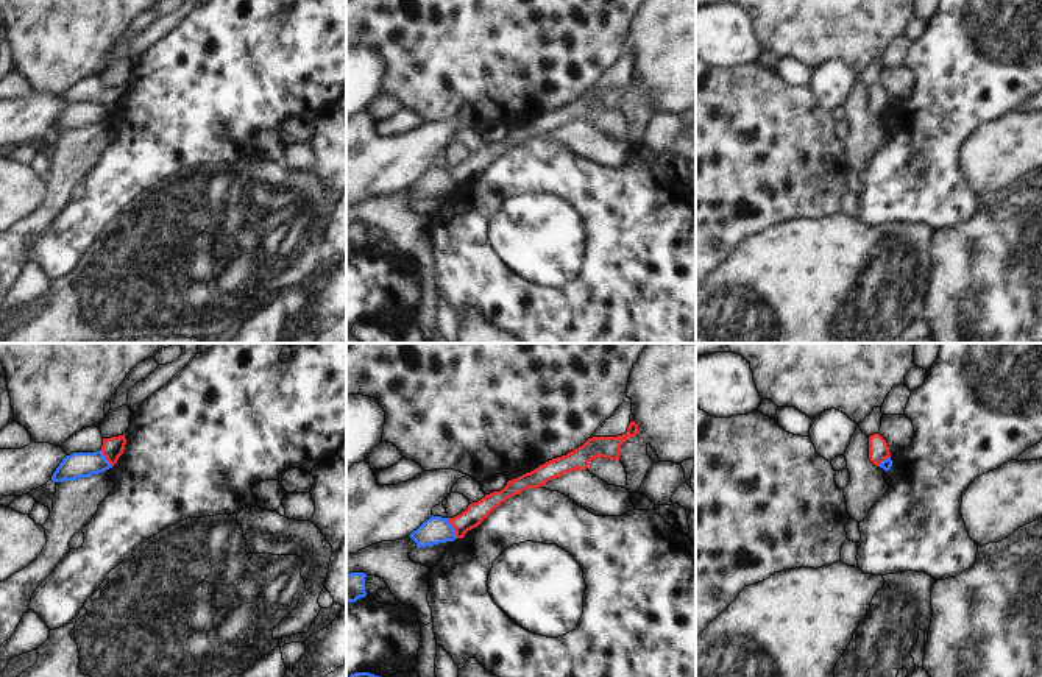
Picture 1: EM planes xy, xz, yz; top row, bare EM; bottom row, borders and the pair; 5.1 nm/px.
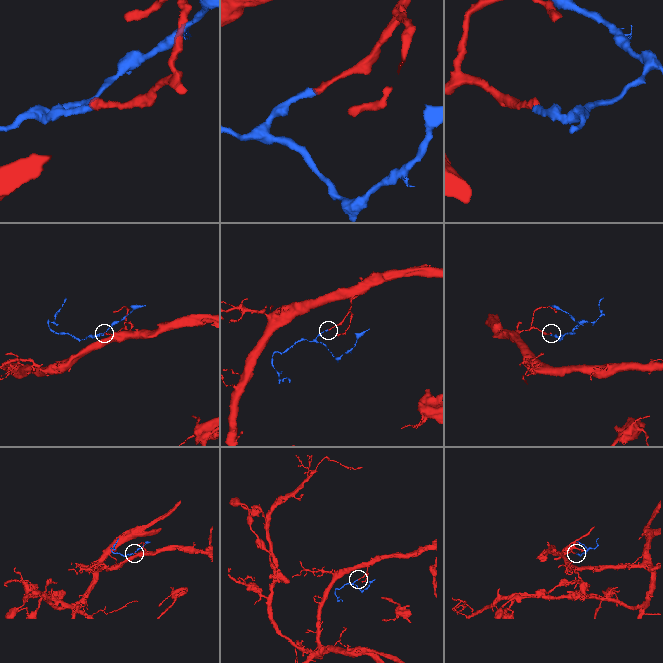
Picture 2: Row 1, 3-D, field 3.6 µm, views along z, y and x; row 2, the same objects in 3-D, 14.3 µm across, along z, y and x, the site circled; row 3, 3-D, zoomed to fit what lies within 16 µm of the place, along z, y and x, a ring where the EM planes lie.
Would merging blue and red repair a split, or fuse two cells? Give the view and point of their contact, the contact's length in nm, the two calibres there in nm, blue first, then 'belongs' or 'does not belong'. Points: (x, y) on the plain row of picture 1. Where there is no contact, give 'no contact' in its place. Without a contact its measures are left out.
meets blue in xz at (453, 178); contact 120 nm long; 140 nm thick on the blue side, 110 nm on the other; does not belong

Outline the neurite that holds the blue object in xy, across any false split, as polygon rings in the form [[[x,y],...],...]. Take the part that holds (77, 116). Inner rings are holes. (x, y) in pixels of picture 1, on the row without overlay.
[[[101,101],[66,106],[51,126],[53,133],[76,131],[112,119]]]

